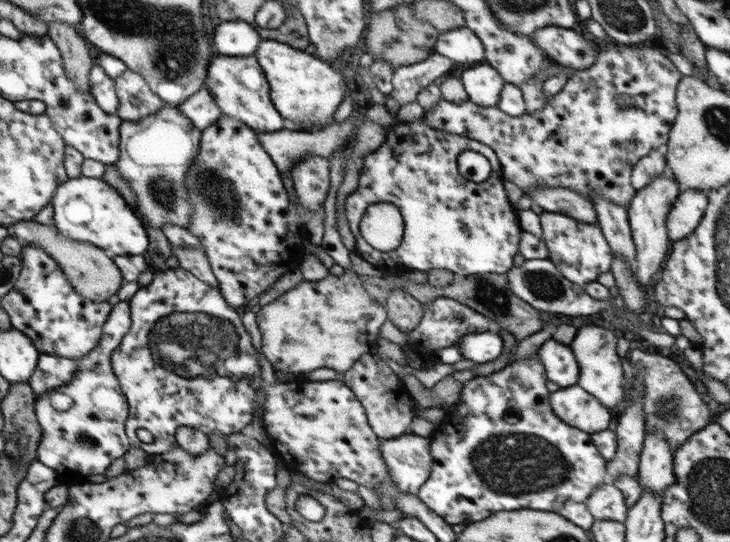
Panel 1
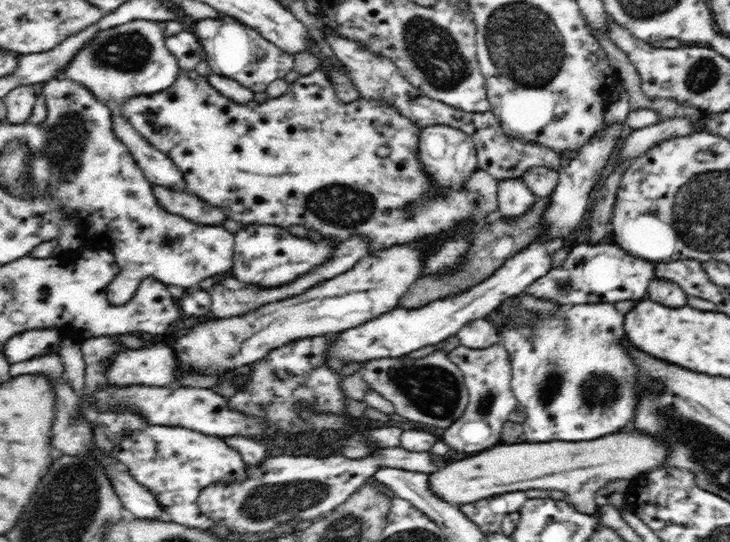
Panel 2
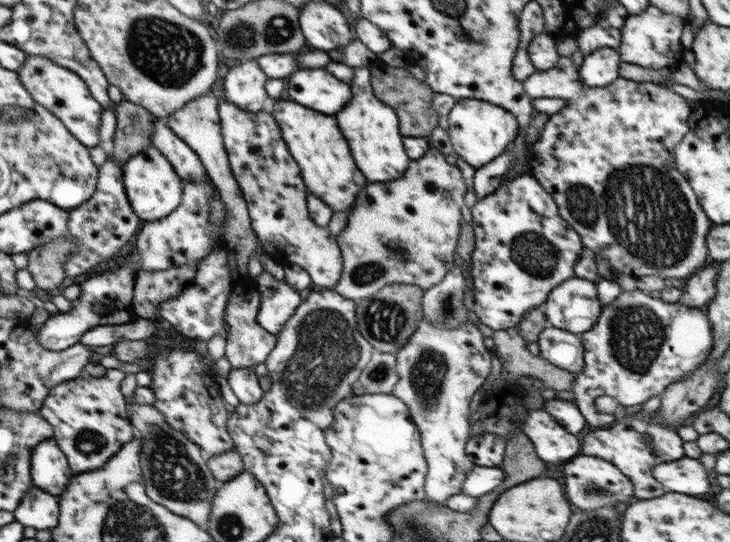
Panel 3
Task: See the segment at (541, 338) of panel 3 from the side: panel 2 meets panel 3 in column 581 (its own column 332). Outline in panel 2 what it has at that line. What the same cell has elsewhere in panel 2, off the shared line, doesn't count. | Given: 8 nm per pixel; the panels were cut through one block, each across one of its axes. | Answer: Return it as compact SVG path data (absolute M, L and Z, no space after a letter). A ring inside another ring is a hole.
M562 237L536 239L525 249L511 255L490 278L466 291L432 301L422 308L408 310L396 307L364 324L338 333L338 338L333 339L332 348L328 350L330 367L340 369L350 361L403 357L422 346L432 346L448 336L454 336L464 323L482 319L502 302L524 293L536 280L546 276L553 268L554 254L563 246Z

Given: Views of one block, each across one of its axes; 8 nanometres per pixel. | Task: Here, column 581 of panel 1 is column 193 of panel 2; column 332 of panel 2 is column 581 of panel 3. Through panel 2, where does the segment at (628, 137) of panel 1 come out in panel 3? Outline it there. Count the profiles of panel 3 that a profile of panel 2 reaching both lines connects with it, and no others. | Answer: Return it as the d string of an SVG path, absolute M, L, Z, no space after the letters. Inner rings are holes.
M559 57L555 66L549 70L537 70L533 72L529 78L521 81L521 85L523 85L525 95L531 99L561 98L567 102L559 111L549 115L537 140L527 146L525 152L526 166L527 173L543 187L545 192L548 192L552 196L560 218L571 229L571 233L578 235L583 248L587 252L591 250L589 252L590 254L597 254L597 256L605 258L621 274L629 274L629 276L635 278L641 276L657 276L674 283L679 278L687 279L691 273L700 270L700 268L703 268L709 262L705 237L713 225L705 218L705 213L702 211L692 188L674 165L673 150L680 143L683 135L688 131L686 120L693 106L689 101L679 96L679 94L675 94L669 88L664 88L662 84L631 82L631 80L623 80L623 78L619 77L605 87L585 87L579 81L578 68L573 67L573 63L571 63L569 57Z

